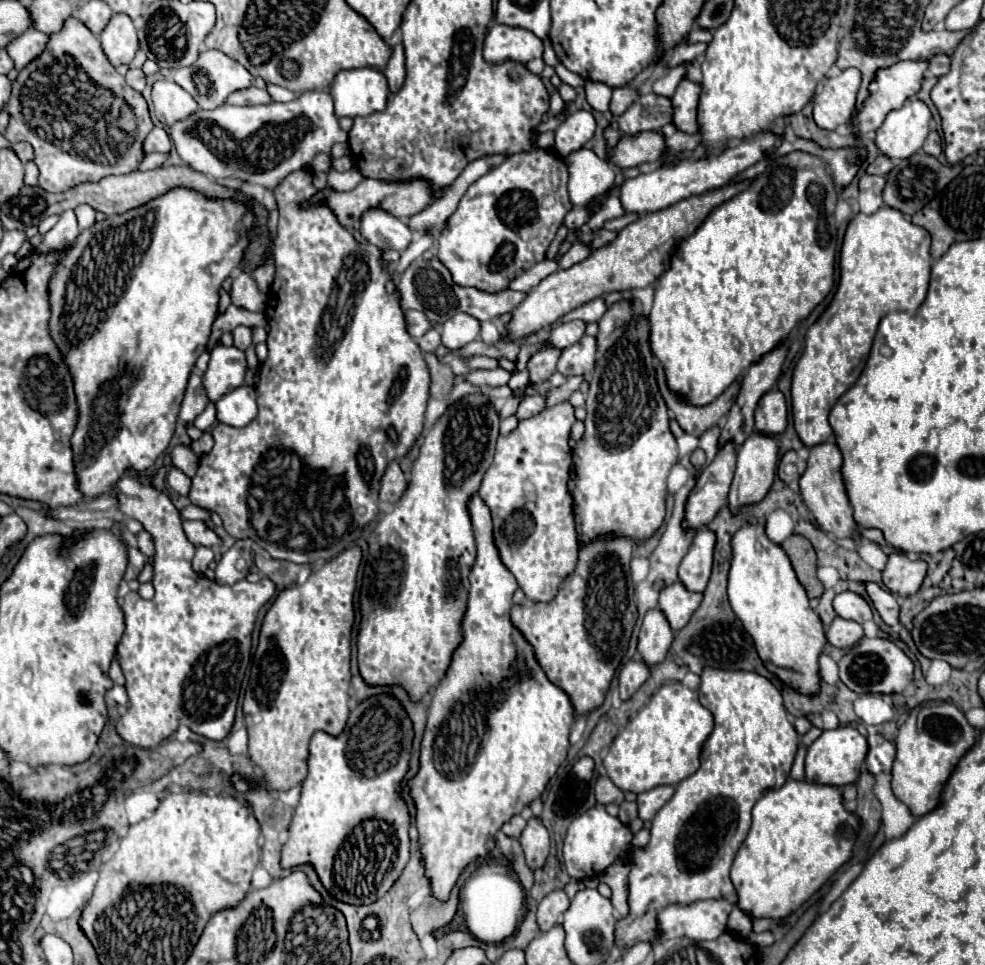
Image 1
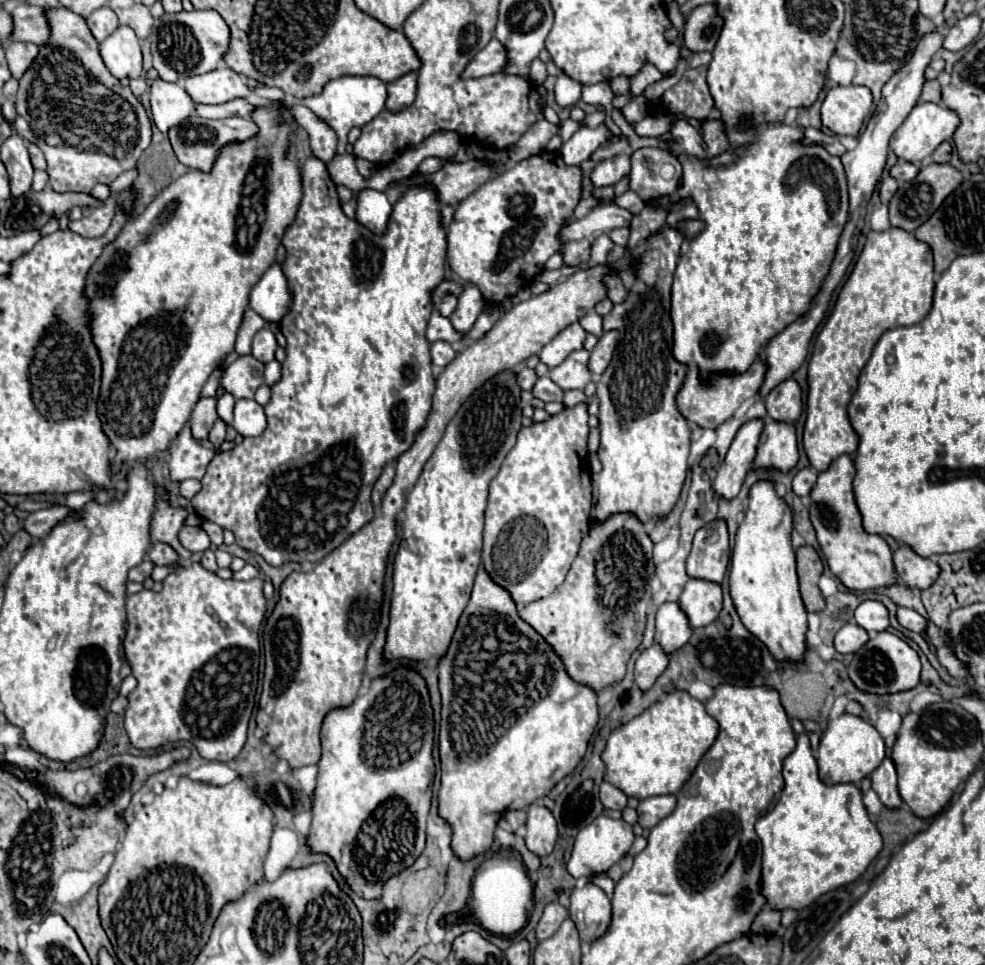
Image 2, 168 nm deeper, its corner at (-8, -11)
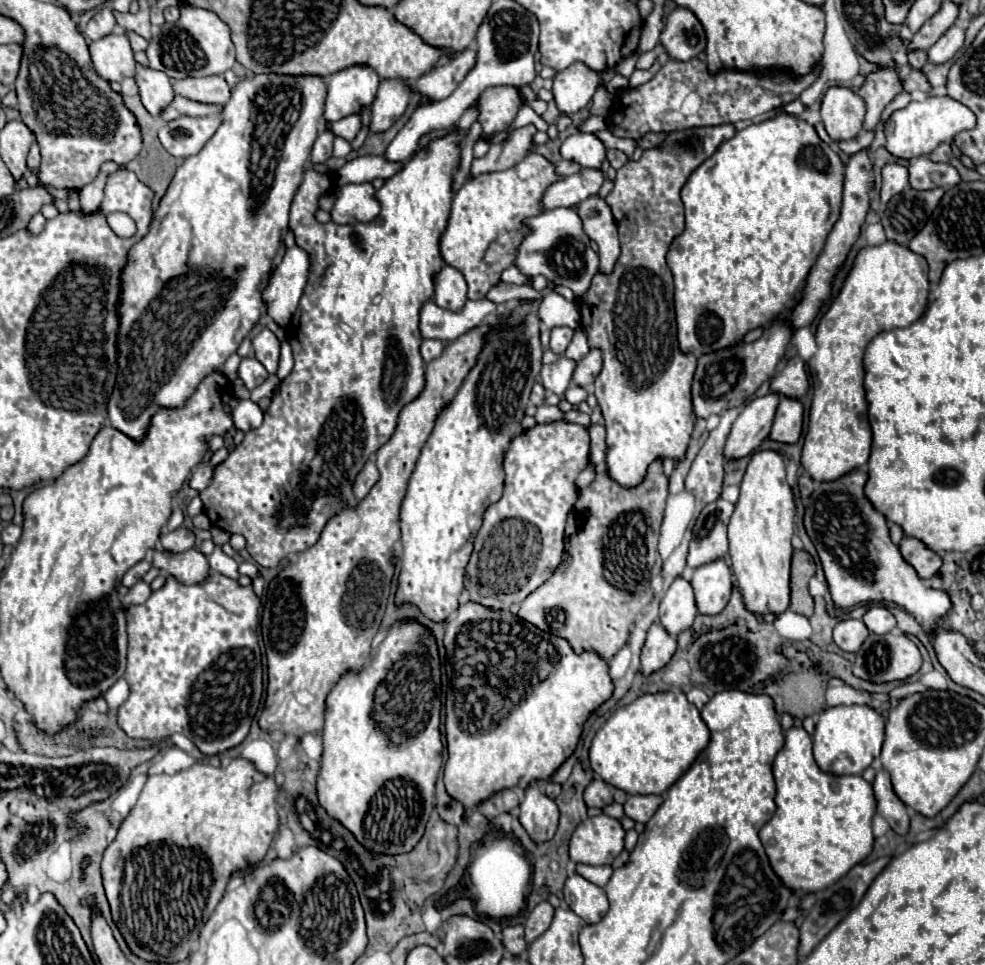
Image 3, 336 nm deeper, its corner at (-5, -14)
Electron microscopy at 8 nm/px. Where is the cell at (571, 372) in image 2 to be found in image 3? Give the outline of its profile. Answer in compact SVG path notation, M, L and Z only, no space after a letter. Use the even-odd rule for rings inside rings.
M562 356L560 360L552 362L552 364L544 364L542 372L540 372L540 382L546 390L562 396L566 392L566 388L572 382L572 374L574 374L576 362Z

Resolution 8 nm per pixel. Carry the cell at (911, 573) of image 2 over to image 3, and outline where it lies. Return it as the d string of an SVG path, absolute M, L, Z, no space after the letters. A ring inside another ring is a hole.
M904 536L900 542L900 552L924 580L934 576L942 566L942 558L934 550L928 550L928 546L924 546L924 542L920 542L918 538Z

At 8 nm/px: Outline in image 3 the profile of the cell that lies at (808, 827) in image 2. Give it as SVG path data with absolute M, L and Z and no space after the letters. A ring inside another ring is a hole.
M802 726L786 730L784 748L774 760L774 780L778 808L772 820L762 826L760 840L772 870L790 890L796 894L820 892L872 852L872 816L876 814L872 784L862 776L822 772L812 754L812 738Z

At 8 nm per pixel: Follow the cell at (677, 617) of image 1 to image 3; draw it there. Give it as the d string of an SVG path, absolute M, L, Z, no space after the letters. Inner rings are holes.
M718 558L714 562L696 568L690 584L696 594L698 612L708 616L714 616L724 610L734 586L730 566L724 558Z

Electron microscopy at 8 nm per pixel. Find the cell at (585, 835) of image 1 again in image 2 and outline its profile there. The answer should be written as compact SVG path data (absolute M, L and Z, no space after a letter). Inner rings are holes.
M599 815L591 825L583 827L579 831L579 835L575 837L575 845L573 845L573 853L571 853L571 859L567 863L567 871L579 879L579 877L593 877L593 875L599 875L599 873L605 873L609 871L611 865L615 865L623 855L627 855L627 851L631 849L633 845L633 831L631 831L631 825L625 823L623 819L615 821L607 815Z

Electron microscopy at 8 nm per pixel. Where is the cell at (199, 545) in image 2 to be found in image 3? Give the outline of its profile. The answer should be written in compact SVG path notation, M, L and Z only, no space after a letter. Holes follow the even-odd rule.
M180 526L174 532L162 534L160 542L162 542L164 550L168 550L168 552L184 552L194 546L194 534L186 526Z

